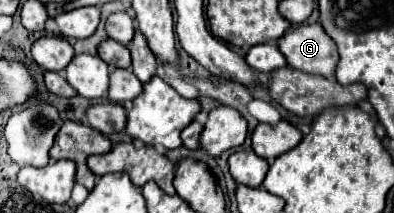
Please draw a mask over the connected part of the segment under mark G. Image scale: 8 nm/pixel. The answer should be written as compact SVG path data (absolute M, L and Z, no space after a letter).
M321 23L299 25L287 31L279 41L279 51L285 55L287 65L323 77L333 77L339 63L335 41L325 33Z

